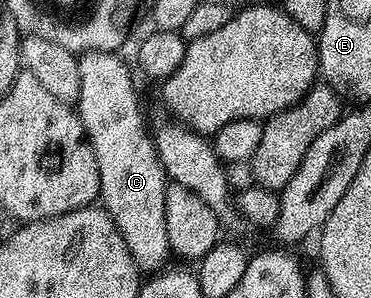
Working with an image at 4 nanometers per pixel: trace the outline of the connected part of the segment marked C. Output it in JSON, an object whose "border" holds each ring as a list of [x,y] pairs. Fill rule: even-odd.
{"border":[[[89,51],[78,56],[81,69],[81,93],[77,100],[77,114],[83,123],[83,133],[97,157],[99,174],[99,199],[104,211],[113,217],[113,225],[125,237],[125,245],[133,257],[135,266],[143,273],[158,273],[168,266],[173,252],[169,245],[169,233],[165,230],[165,193],[168,178],[157,157],[155,140],[149,123],[143,120],[143,107],[135,92],[135,79],[122,59],[122,54],[109,51]]]}

